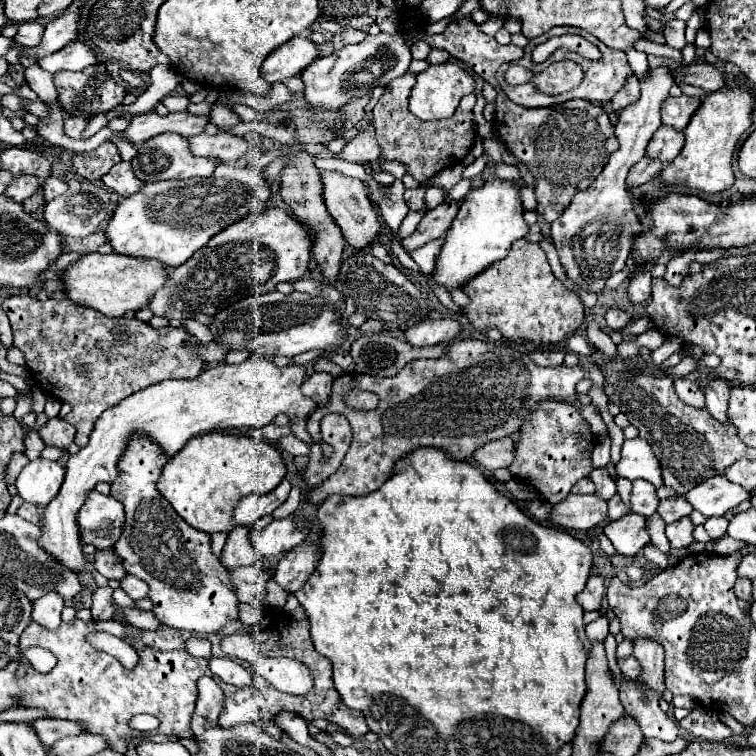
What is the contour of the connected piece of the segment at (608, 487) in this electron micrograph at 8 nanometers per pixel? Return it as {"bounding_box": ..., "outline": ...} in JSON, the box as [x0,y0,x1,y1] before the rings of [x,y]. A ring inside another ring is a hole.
{"bounding_box":[590,469,616,499],"outline":[[[594,469],[594,471],[590,473],[590,479],[594,481],[596,493],[598,493],[602,499],[610,499],[610,497],[616,493],[616,483],[614,483],[614,479],[610,477],[610,471],[608,471],[608,469]]]}

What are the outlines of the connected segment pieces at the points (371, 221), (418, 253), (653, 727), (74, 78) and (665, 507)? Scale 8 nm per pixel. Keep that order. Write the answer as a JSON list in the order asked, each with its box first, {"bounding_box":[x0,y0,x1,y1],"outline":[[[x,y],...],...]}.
[{"bounding_box":[320,171,380,249],"outline":[[[320,171],[322,177],[322,197],[334,223],[342,229],[344,239],[356,249],[368,249],[380,231],[380,221],[372,201],[368,199],[366,185],[360,179],[346,177],[338,171]]]},{"bounding_box":[410,239,442,275],"outline":[[[438,239],[438,241],[430,241],[430,243],[426,243],[424,247],[412,251],[410,257],[418,263],[418,267],[420,267],[422,273],[430,275],[432,269],[434,269],[434,259],[436,259],[440,247],[442,247],[442,239]]]},{"bounding_box":[616,679,678,743],"outline":[[[624,679],[622,683],[616,681],[616,687],[620,689],[620,701],[624,705],[624,711],[638,721],[646,739],[656,737],[668,743],[678,739],[678,723],[658,707],[658,695],[640,693],[638,683],[628,679]]]},{"bounding_box":[54,63,126,119],"outline":[[[100,63],[100,67],[92,65],[82,71],[60,71],[54,75],[54,85],[58,89],[58,97],[60,97],[60,103],[64,105],[64,109],[70,111],[72,115],[80,115],[84,119],[114,109],[116,105],[122,103],[124,95],[126,95],[126,91],[112,81],[110,73],[106,71],[106,67],[102,63]]]},{"bounding_box":[658,495,692,523],"outline":[[[672,495],[672,497],[666,497],[660,501],[658,505],[658,515],[666,521],[666,523],[672,523],[684,515],[690,515],[692,513],[692,505],[688,503],[688,499],[684,495]]]}]

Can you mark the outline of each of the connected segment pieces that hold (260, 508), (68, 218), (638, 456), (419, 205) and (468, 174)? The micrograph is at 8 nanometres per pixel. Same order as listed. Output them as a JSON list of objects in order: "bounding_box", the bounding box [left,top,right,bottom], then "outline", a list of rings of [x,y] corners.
[{"bounding_box":[232,479,292,527],"outline":[[[284,479],[276,489],[272,489],[270,493],[264,495],[250,495],[250,497],[242,497],[238,501],[238,505],[232,511],[232,519],[234,519],[234,527],[238,525],[254,525],[254,521],[258,521],[264,515],[270,515],[278,505],[282,505],[290,493],[292,485],[288,479]]]},{"bounding_box":[44,175,110,237],"outline":[[[72,175],[68,179],[68,191],[46,203],[44,219],[52,229],[62,233],[64,237],[86,237],[94,233],[102,221],[108,219],[110,205],[110,191],[102,181],[88,181],[80,175]]]},{"bounding_box":[616,439,662,487],"outline":[[[626,439],[622,445],[622,459],[616,463],[616,475],[626,477],[630,481],[634,479],[646,479],[654,483],[656,487],[662,485],[662,475],[660,475],[660,463],[652,453],[652,447],[640,439]]]},{"bounding_box":[404,185,426,209],"outline":[[[420,185],[416,189],[406,189],[404,193],[406,205],[410,209],[424,209],[424,193],[426,193],[426,185]]]},{"bounding_box":[463,155,487,179],"outline":[[[484,155],[476,158],[473,164],[467,166],[463,173],[463,179],[472,179],[473,177],[480,174],[487,165],[487,161]]]}]

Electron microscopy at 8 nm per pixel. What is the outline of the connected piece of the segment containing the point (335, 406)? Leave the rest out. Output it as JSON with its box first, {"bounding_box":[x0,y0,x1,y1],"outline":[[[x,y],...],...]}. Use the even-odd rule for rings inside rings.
{"bounding_box":[306,339,606,505],"outline":[[[476,339],[454,341],[446,355],[440,359],[416,359],[410,361],[394,377],[372,377],[372,375],[340,375],[334,379],[330,399],[326,407],[316,407],[306,421],[308,433],[320,433],[320,419],[328,413],[346,415],[352,427],[352,443],[340,465],[324,483],[310,489],[308,499],[320,505],[328,495],[368,495],[376,491],[394,471],[398,457],[422,447],[442,447],[452,459],[470,461],[476,447],[482,443],[510,437],[520,431],[522,419],[538,407],[542,399],[562,399],[574,403],[580,409],[582,419],[590,425],[592,433],[606,435],[606,425],[600,413],[582,405],[576,397],[576,385],[584,377],[584,371],[576,367],[560,367],[560,389],[552,387],[548,375],[556,367],[540,367],[530,355],[500,343]],[[352,389],[372,391],[380,397],[380,403],[372,411],[362,411],[346,405],[344,397]],[[518,405],[520,409],[514,409]]]}

